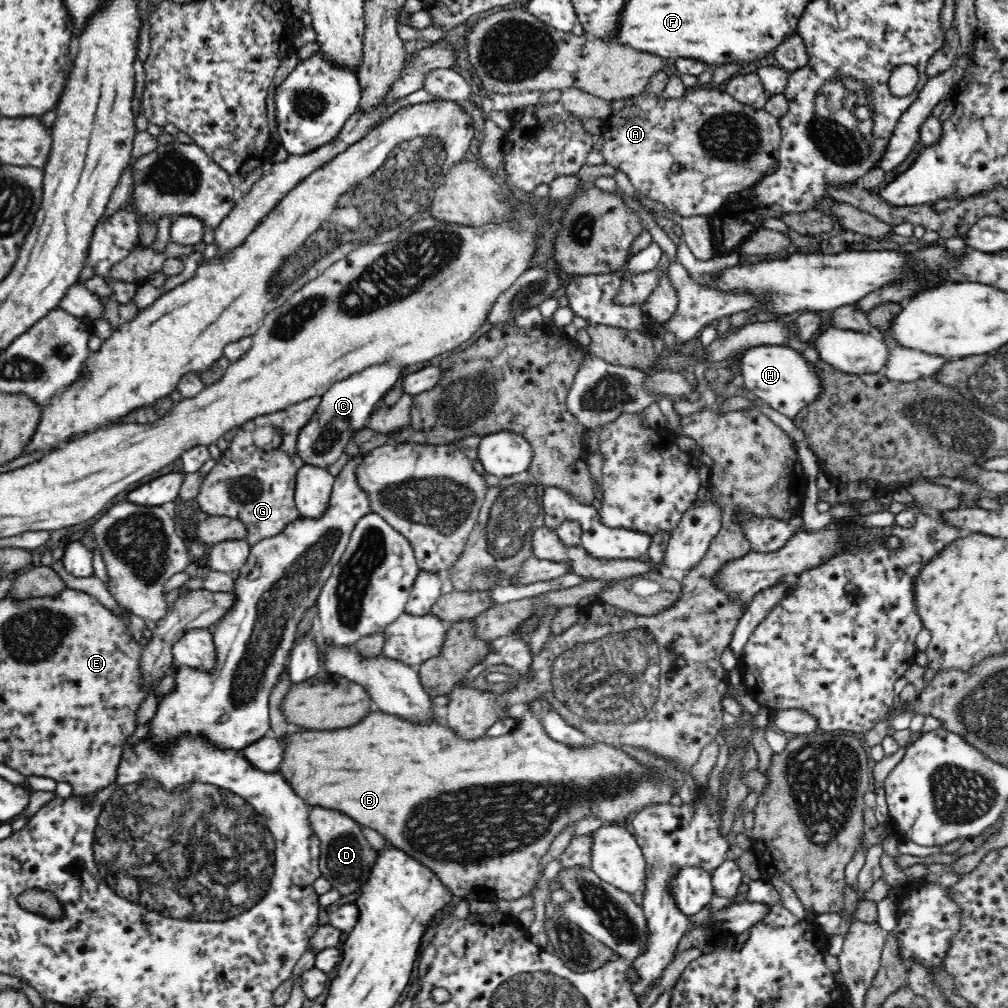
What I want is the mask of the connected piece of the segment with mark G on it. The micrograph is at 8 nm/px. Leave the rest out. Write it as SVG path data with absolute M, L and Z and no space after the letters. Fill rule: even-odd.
M313 396L287 406L283 411L270 413L270 416L258 416L252 422L241 425L228 449L221 454L210 472L204 475L197 496L200 510L210 516L226 516L242 521L246 527L244 541L250 548L262 539L280 534L286 524L302 517L294 502L294 486L296 470L305 462L296 455L296 436L298 430L310 420L320 401L321 396ZM262 426L270 426L282 434L278 448L268 451L254 443L254 432Z

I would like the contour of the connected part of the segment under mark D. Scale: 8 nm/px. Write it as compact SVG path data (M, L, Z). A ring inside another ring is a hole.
M312 808L309 812L314 835L320 840L318 869L320 876L330 881L330 888L338 891L340 898L361 890L367 883L373 864L376 864L379 852L368 842L361 825L354 819L328 808Z

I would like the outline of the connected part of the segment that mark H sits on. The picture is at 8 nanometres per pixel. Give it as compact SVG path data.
M752 346L734 359L738 363L738 375L742 377L742 384L752 390L758 398L762 398L776 412L792 420L804 406L814 402L822 392L820 377L816 375L812 365L808 365L802 359L800 347Z

